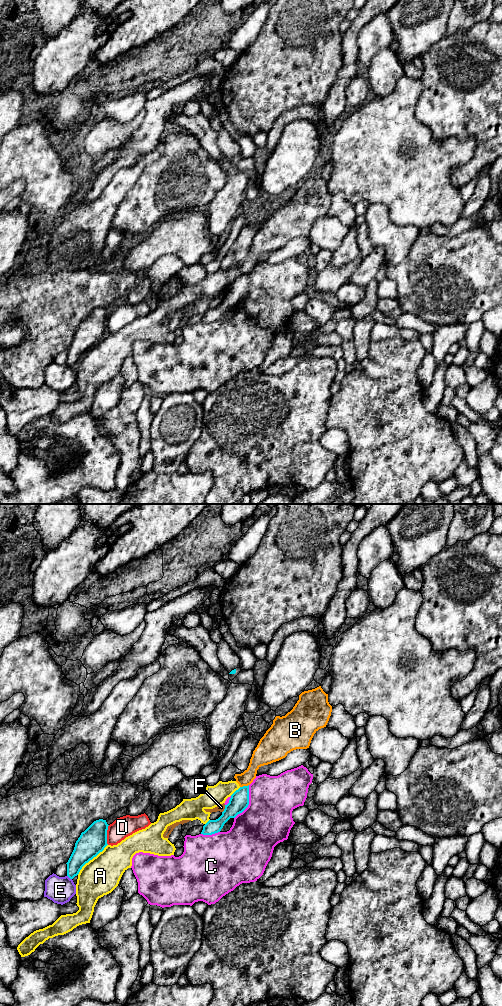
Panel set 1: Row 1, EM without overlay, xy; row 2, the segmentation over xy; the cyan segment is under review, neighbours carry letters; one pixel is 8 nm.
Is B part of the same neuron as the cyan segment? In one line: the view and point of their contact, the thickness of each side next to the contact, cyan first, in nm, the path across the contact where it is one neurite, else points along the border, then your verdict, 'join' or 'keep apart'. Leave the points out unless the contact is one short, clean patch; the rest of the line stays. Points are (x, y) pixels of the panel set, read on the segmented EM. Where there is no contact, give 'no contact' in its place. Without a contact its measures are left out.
xy (244, 786) | 160/120 nm | along xy (248, 784), (240, 787) | keep apart

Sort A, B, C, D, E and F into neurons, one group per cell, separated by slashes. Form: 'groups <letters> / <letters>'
groups A B / C / D / E / F

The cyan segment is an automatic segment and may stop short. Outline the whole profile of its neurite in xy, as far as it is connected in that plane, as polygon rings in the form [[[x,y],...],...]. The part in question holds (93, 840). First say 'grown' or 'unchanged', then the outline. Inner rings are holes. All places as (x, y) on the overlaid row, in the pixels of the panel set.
unchanged; [[[106,820],[94,821],[75,843],[74,850],[68,860],[67,876],[73,879],[82,867],[104,850],[107,844],[108,824]]]

